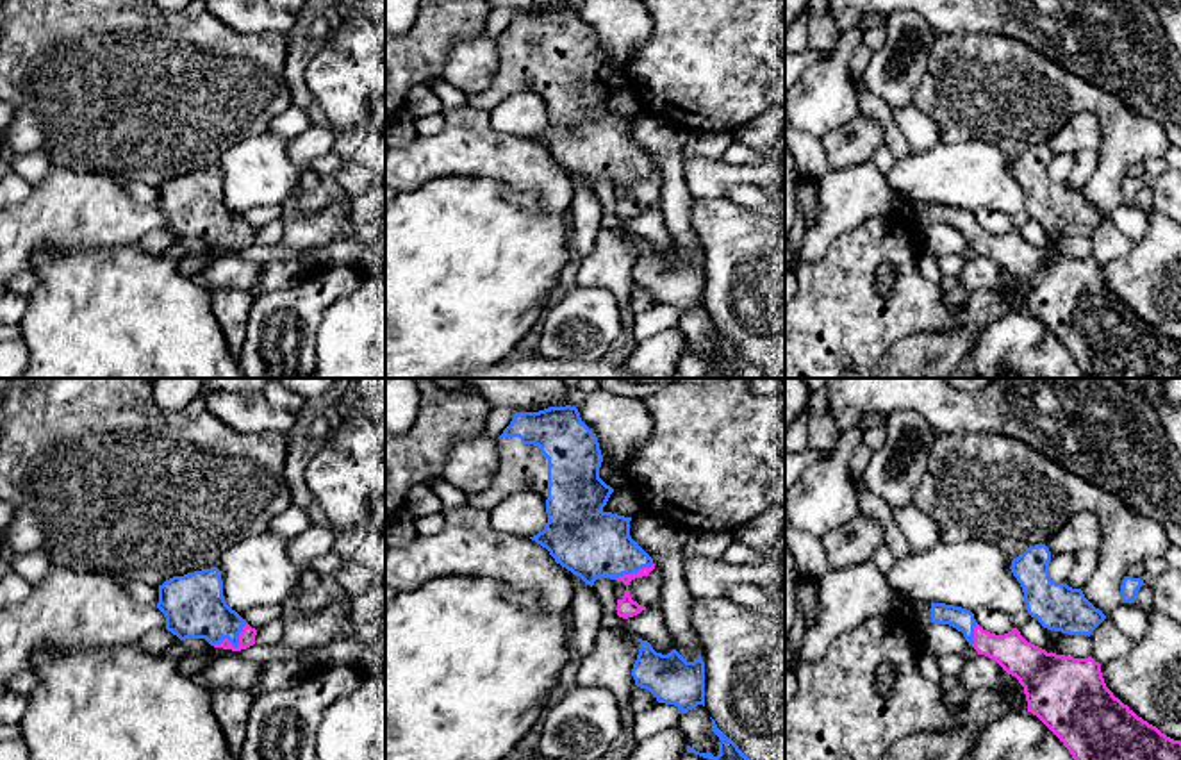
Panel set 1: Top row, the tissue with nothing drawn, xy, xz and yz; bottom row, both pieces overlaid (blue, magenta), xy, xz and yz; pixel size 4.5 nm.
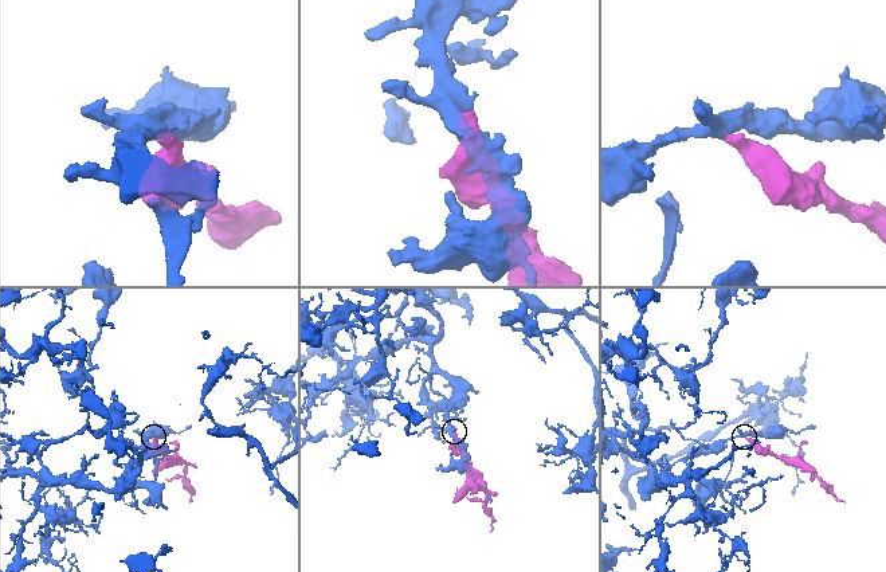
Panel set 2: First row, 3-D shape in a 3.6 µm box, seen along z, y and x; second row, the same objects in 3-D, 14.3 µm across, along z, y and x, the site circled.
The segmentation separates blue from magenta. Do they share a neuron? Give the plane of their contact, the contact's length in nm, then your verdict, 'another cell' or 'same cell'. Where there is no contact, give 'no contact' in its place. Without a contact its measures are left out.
contact in xy; length 190 nm; same cell

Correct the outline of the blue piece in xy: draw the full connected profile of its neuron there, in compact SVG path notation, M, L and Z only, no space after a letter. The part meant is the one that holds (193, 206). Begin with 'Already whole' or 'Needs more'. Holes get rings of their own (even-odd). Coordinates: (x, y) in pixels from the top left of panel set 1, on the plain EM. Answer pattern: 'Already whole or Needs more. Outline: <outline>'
Needs more. Outline: M218 168L166 180L159 186L157 209L166 218L166 230L180 241L205 239L232 252L255 244L257 230L225 202Z

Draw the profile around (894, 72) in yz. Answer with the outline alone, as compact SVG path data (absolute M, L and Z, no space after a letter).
M896 11L885 21L885 45L872 52L862 82L892 111L913 105L935 41L931 25L913 11Z

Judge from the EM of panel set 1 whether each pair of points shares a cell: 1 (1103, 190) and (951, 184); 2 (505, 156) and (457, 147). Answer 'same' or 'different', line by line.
1: different
2: same

